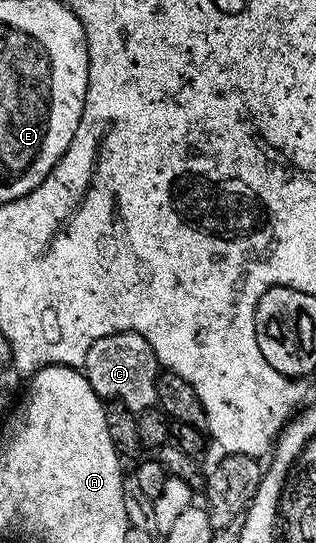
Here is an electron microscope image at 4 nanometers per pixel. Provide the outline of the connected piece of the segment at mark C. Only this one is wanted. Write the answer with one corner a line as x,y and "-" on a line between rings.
121,331
96,341
86,354
84,374
99,399
114,399
110,401
117,401
131,413
139,413
157,404
160,364
152,345
148,345
140,333

